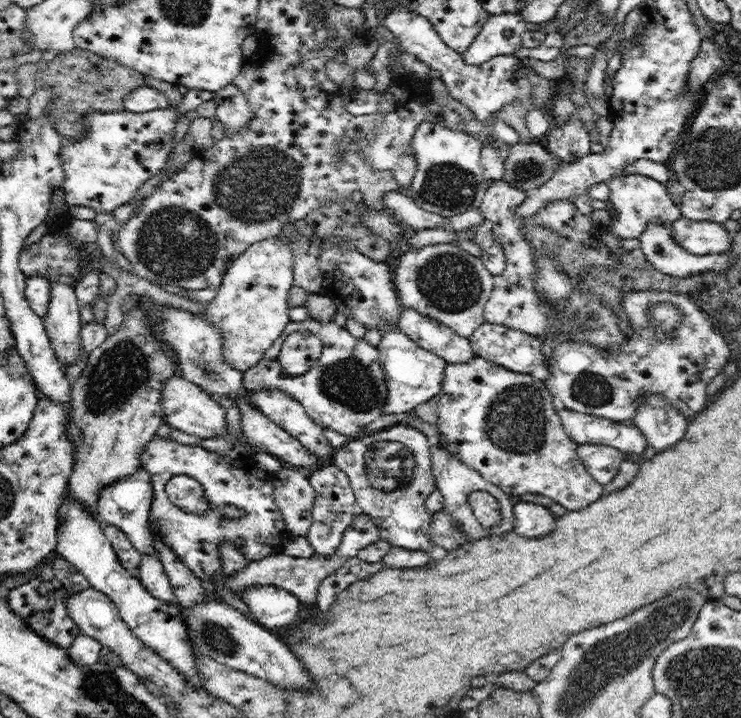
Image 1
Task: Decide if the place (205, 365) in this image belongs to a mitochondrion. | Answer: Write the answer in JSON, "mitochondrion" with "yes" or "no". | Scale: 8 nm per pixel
{"mitochondrion":"yes"}

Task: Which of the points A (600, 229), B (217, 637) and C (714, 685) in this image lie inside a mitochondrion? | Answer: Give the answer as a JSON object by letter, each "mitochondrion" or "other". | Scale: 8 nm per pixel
{"A":"other","B":"mitochondrion","C":"mitochondrion"}

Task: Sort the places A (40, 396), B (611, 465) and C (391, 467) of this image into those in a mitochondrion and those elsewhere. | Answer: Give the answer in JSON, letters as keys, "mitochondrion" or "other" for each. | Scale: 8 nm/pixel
{"A":"other","B":"other","C":"mitochondrion"}

